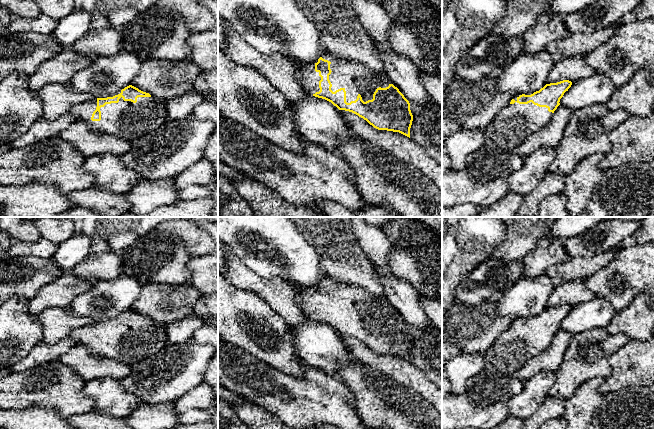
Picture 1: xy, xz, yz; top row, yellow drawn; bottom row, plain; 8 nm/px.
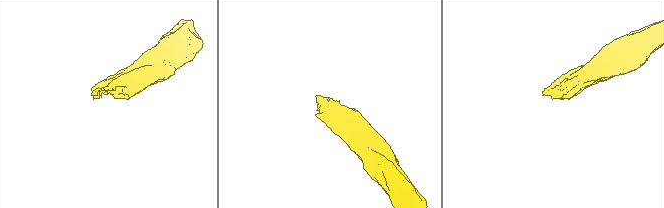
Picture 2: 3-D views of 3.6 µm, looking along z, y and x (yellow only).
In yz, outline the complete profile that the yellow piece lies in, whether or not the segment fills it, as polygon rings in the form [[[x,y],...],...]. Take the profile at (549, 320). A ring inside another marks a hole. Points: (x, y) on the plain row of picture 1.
[[[563,304],[546,308],[536,316],[515,318],[511,326],[484,353],[484,370],[493,374],[514,375],[531,358],[541,354],[551,345],[554,335],[560,329],[560,323],[571,309],[571,305]]]

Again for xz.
[[[326,273],[315,288],[292,287],[307,317],[331,326],[339,334],[358,339],[378,354],[399,356],[410,362],[413,345],[410,327],[385,296],[374,296],[362,287],[339,282]]]

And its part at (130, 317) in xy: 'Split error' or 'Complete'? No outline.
Split error

